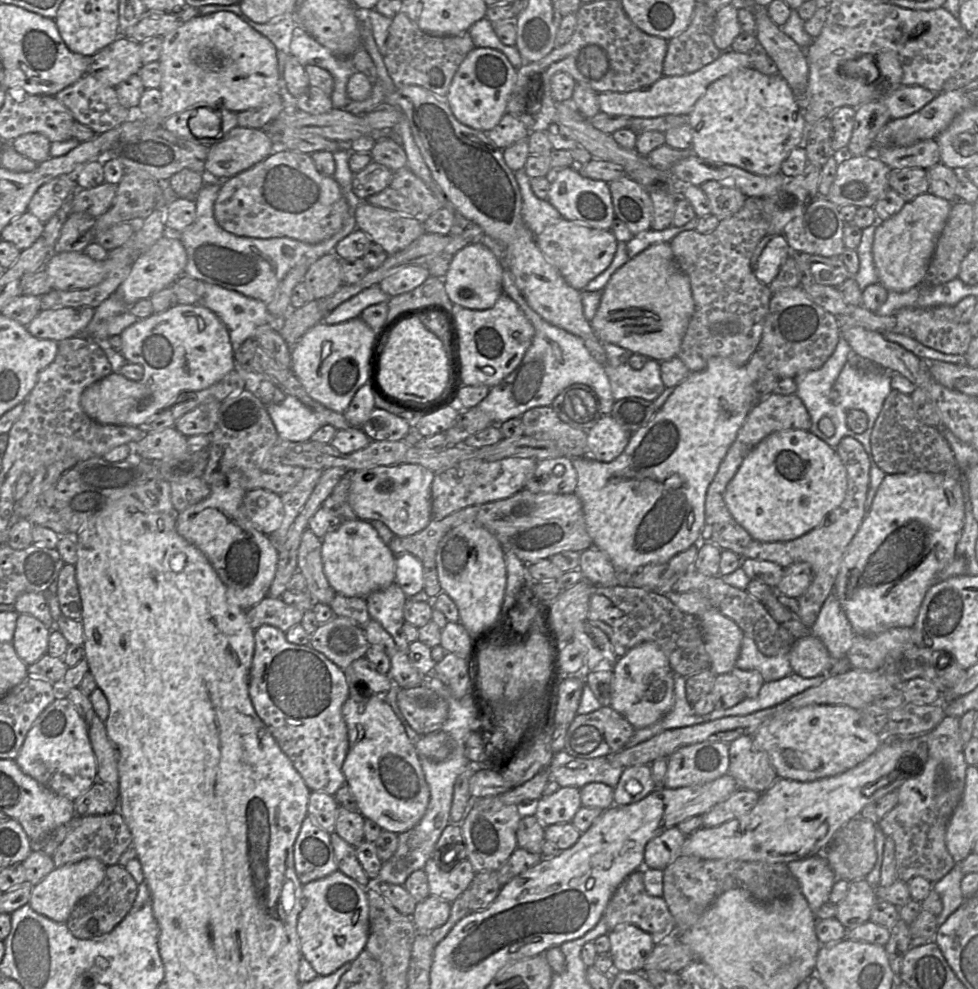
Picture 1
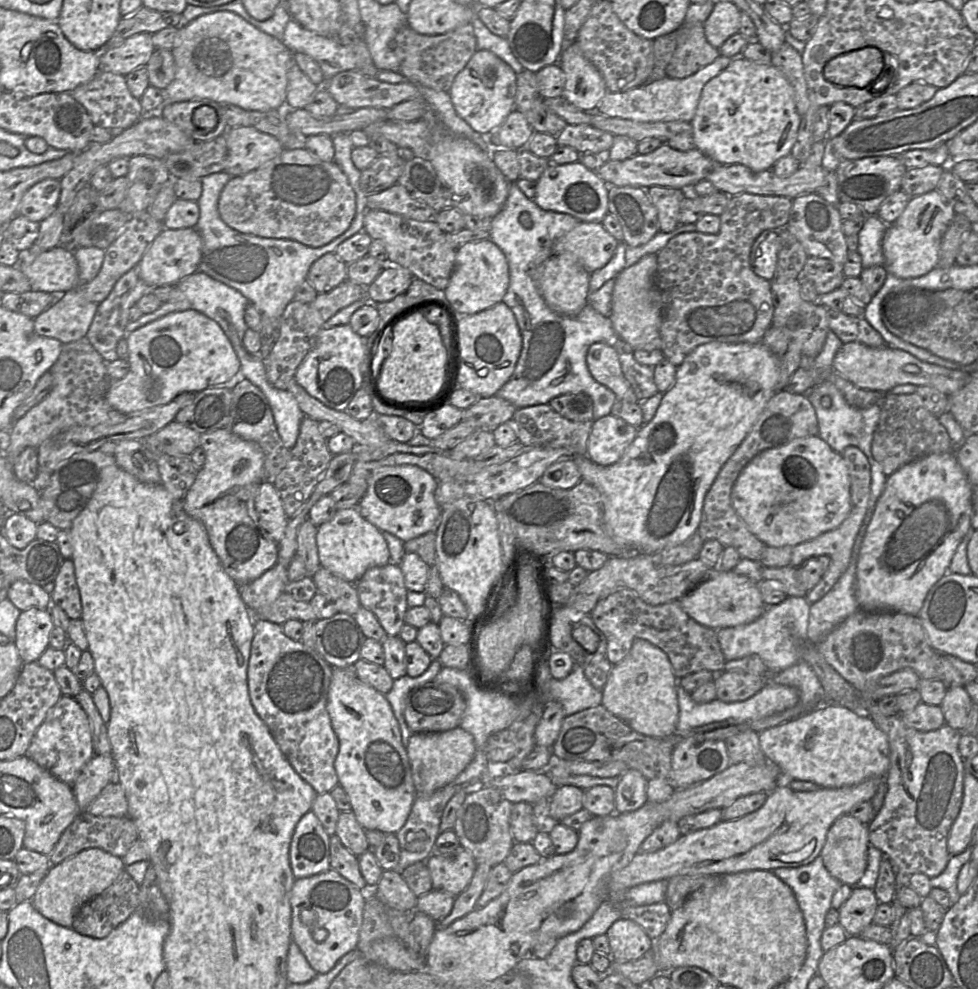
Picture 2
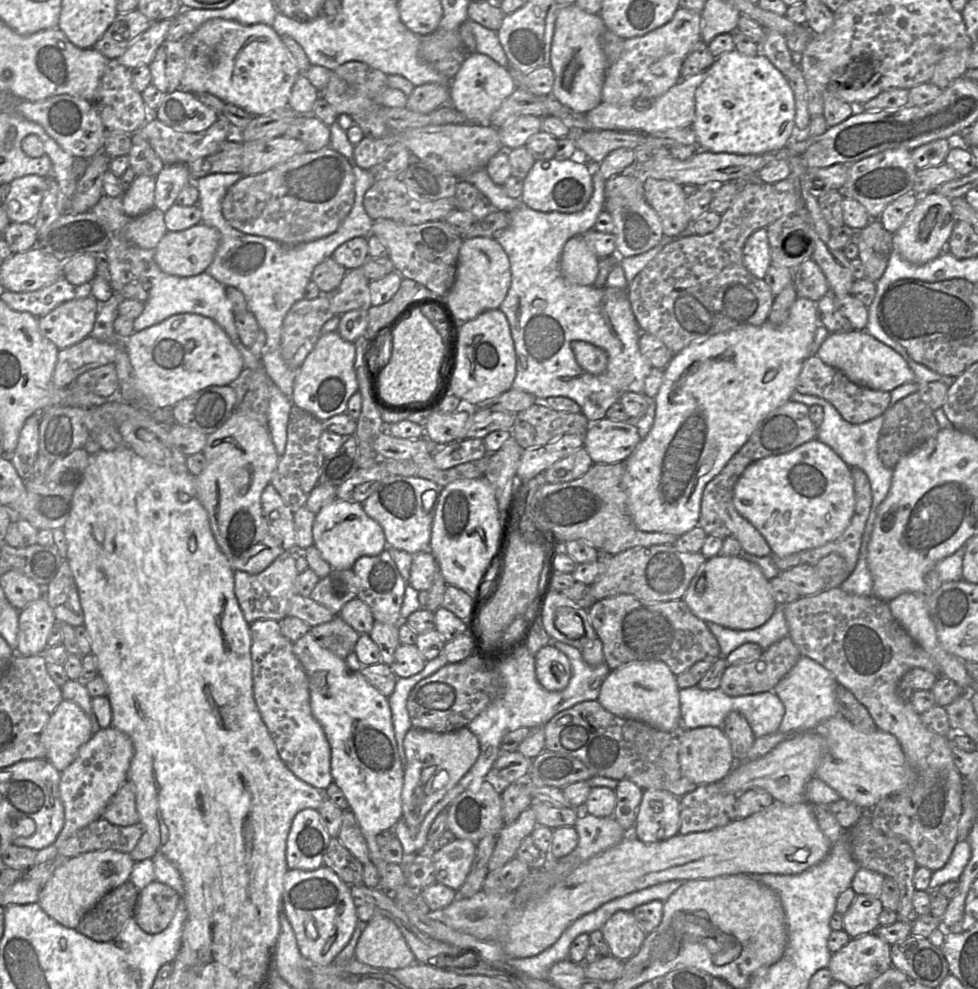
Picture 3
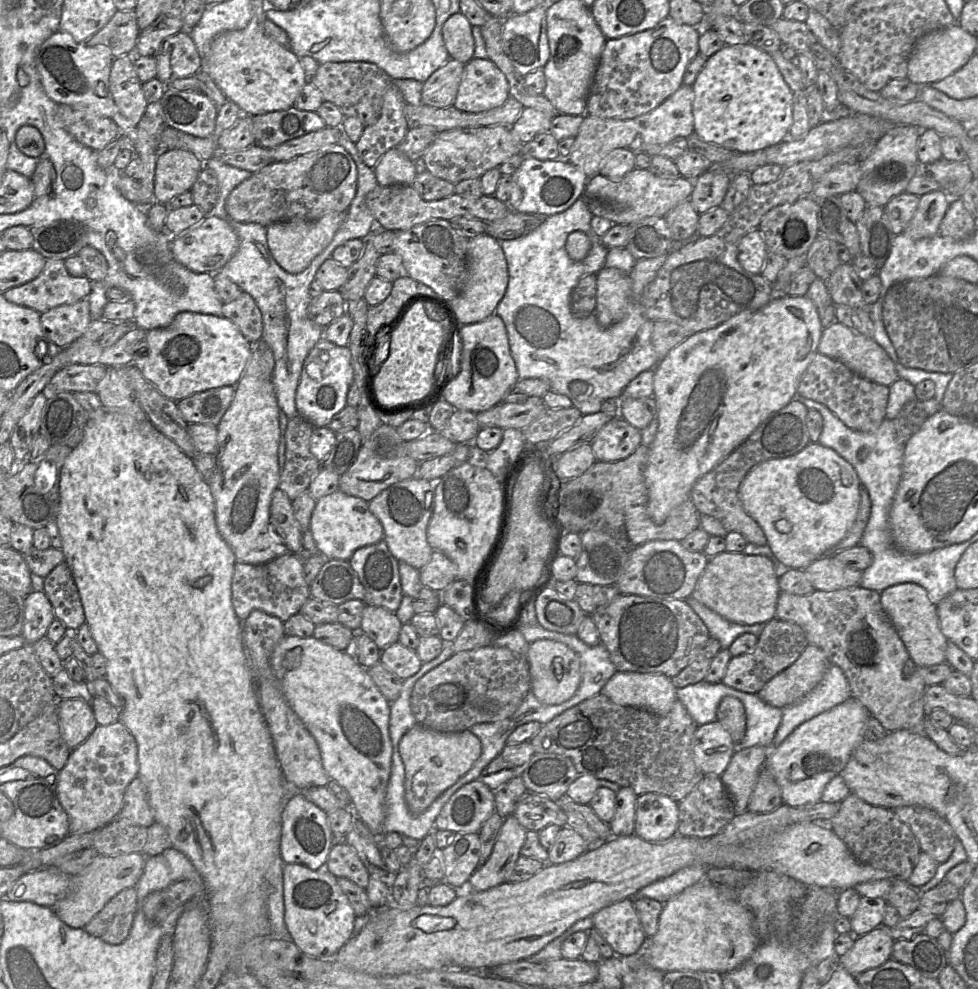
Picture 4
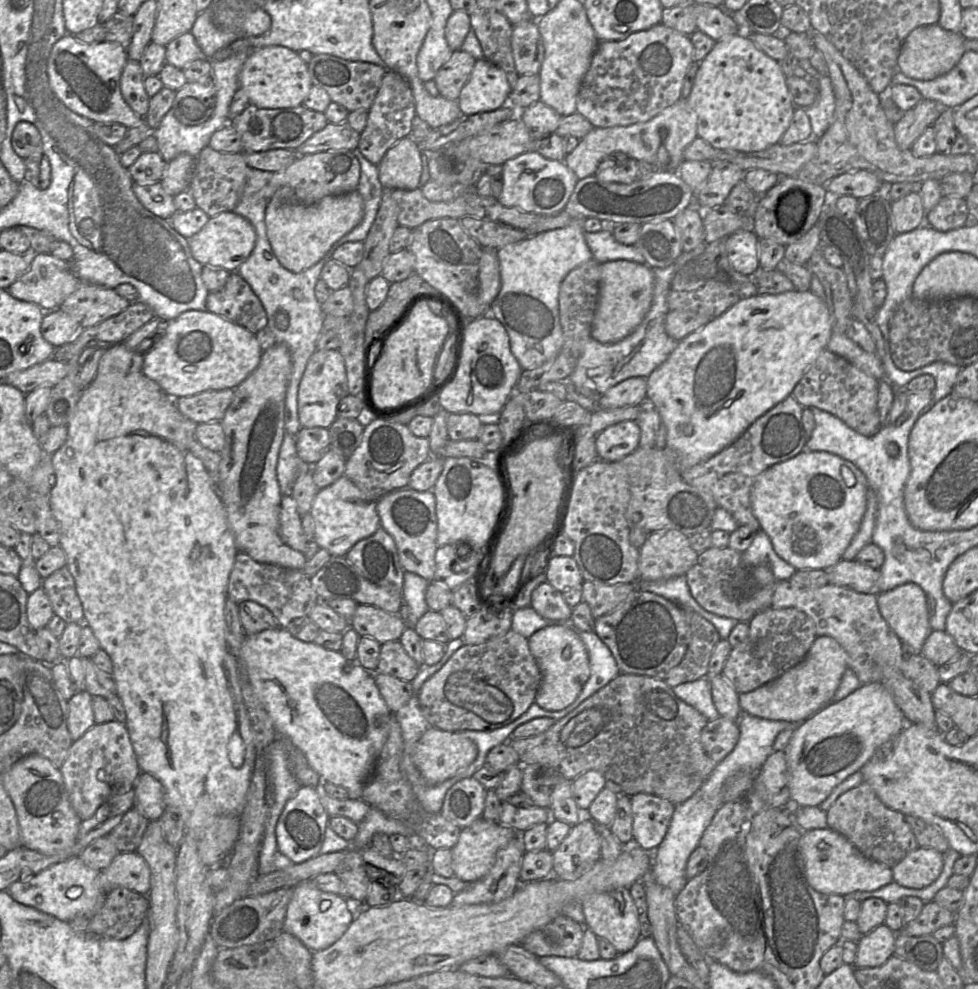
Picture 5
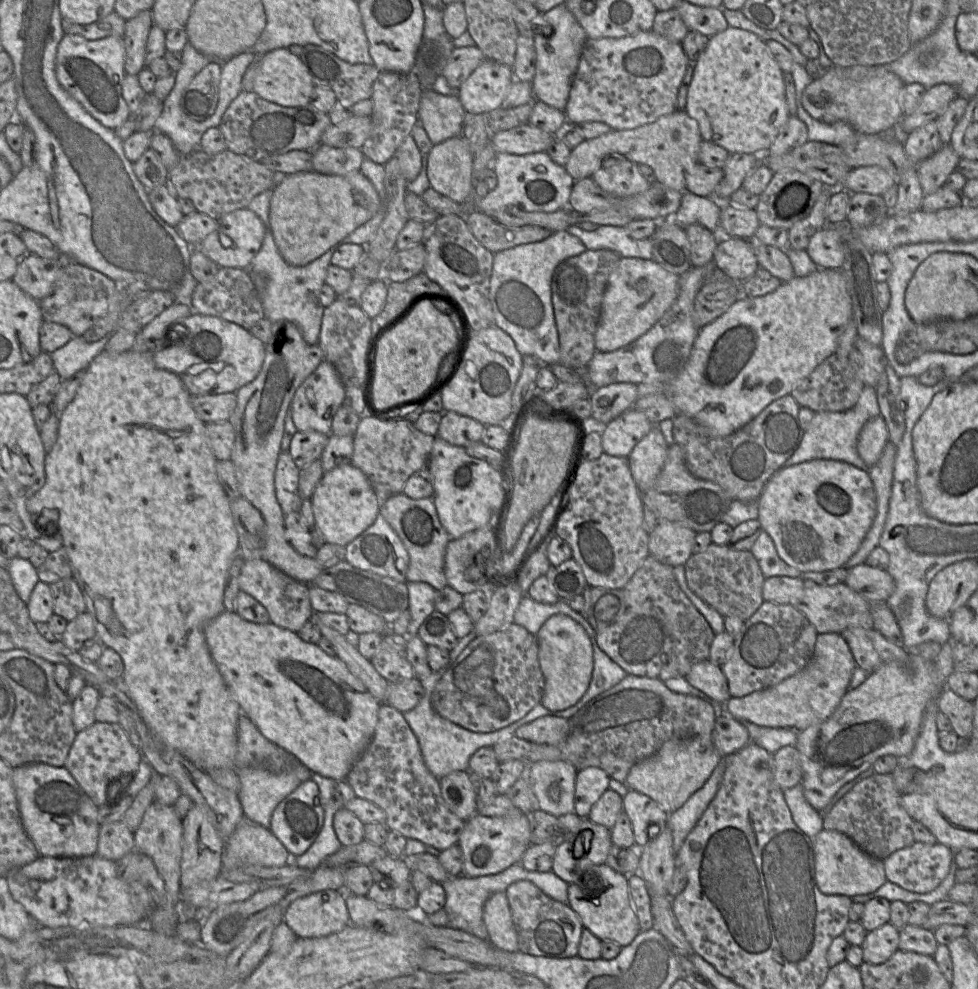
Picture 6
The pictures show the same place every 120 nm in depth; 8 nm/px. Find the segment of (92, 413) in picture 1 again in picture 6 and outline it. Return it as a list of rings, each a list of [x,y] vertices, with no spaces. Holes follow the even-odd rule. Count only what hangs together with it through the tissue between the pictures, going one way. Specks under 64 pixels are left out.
[[[193,312],[175,323],[171,330],[166,346],[154,352],[154,363],[159,369],[175,373],[192,396],[236,393],[261,370],[265,344],[235,323]]]

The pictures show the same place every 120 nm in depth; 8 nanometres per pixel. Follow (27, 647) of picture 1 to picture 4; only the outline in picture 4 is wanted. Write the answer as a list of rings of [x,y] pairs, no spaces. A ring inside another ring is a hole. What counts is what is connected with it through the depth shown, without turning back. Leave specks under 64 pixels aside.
[[[31,591],[25,597],[24,606],[22,637],[26,645],[31,645],[45,637],[55,618],[53,606],[44,591]]]

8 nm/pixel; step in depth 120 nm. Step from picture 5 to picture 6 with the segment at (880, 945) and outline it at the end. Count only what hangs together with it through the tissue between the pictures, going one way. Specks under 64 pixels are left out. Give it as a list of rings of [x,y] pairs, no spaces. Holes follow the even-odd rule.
[[[890,922],[868,932],[862,944],[865,963],[882,964],[899,950],[900,930]]]

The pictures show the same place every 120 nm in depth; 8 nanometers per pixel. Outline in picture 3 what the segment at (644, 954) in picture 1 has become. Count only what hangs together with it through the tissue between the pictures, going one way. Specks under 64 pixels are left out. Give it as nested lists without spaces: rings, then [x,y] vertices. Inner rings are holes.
[[[631,911],[616,912],[600,931],[609,947],[610,955],[622,962],[638,951],[647,934]]]

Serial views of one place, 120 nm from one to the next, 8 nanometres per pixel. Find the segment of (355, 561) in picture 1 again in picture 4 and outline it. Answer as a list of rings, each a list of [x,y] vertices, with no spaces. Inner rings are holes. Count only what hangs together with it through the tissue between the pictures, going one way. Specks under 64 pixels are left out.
[[[339,489],[316,501],[309,529],[316,542],[318,553],[327,560],[349,560],[357,549],[384,539],[383,526],[370,511],[368,502]]]

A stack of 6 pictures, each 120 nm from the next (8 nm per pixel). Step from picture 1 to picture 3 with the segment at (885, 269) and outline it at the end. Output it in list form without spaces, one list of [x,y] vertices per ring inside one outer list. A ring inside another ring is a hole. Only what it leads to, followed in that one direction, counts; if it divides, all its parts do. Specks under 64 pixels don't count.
[[[934,192],[921,196],[905,222],[893,234],[893,249],[912,264],[925,264],[947,250],[955,222],[956,215],[948,198]]]

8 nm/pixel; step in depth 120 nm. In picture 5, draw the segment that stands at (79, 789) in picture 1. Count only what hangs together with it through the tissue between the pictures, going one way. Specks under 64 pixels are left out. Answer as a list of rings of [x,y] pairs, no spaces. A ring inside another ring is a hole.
[[[86,690],[77,692],[68,700],[68,730],[73,741],[81,738],[95,725],[92,695]]]

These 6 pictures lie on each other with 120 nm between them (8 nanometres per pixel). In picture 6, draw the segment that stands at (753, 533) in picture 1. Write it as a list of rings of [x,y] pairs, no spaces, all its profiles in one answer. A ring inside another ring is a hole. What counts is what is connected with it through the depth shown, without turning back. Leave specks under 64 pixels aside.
[[[836,460],[781,467],[765,484],[757,506],[757,521],[772,539],[778,556],[801,573],[843,567],[859,549],[876,515],[869,470]]]

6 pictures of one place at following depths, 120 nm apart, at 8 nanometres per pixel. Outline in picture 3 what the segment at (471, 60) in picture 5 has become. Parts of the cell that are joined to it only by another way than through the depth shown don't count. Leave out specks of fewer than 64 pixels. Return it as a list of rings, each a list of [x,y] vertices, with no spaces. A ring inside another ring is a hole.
[[[428,83],[414,88],[408,96],[405,108],[417,113],[429,114],[449,102],[448,85]]]

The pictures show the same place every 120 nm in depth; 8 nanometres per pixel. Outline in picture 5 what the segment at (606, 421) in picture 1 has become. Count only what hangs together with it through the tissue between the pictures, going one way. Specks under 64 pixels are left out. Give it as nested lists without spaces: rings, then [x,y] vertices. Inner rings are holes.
[[[626,420],[611,425],[595,437],[598,458],[616,462],[639,447],[640,428],[636,421]]]

